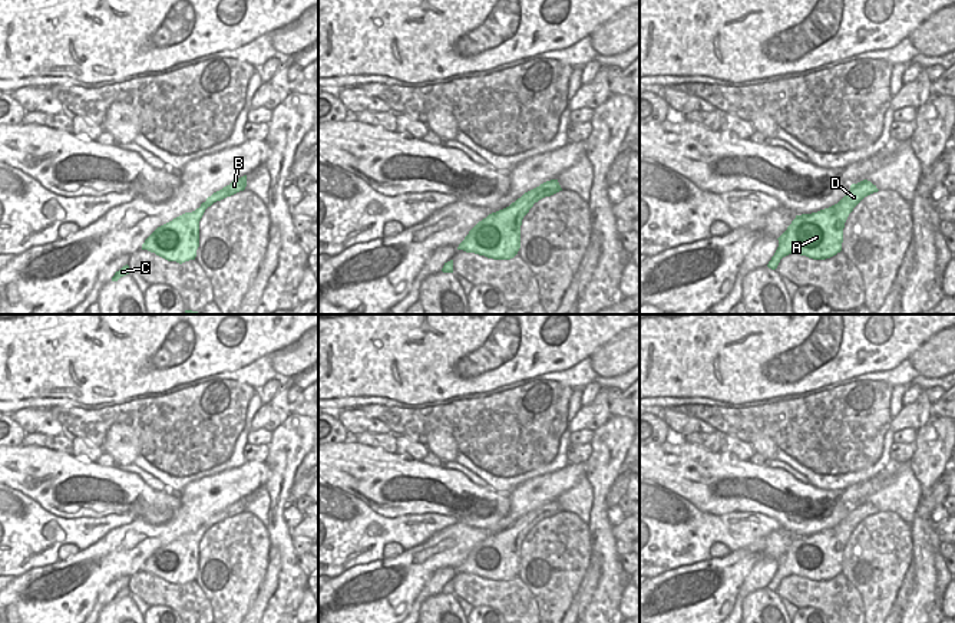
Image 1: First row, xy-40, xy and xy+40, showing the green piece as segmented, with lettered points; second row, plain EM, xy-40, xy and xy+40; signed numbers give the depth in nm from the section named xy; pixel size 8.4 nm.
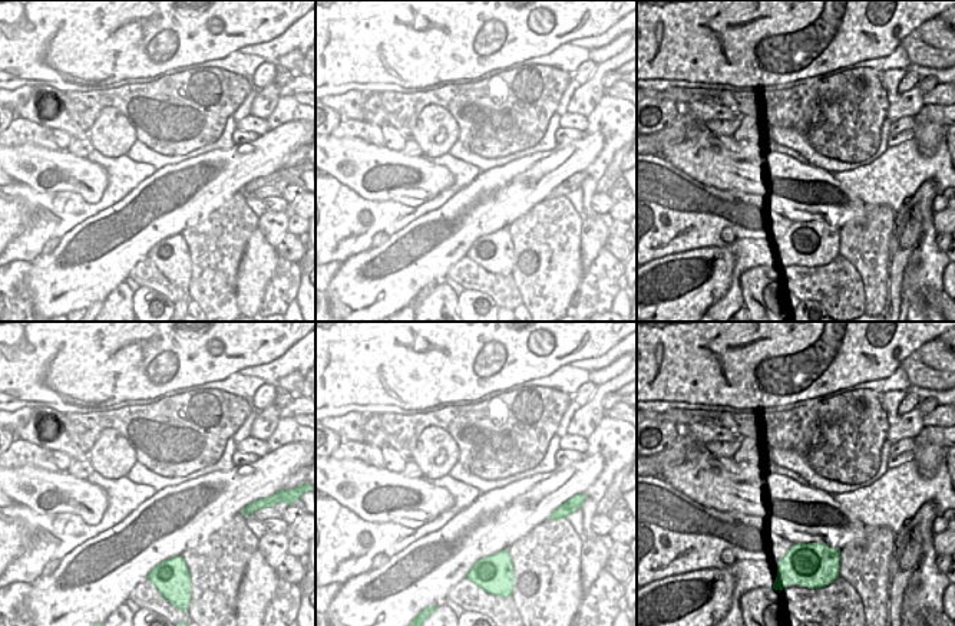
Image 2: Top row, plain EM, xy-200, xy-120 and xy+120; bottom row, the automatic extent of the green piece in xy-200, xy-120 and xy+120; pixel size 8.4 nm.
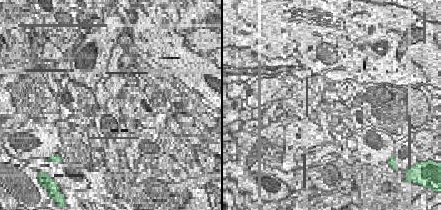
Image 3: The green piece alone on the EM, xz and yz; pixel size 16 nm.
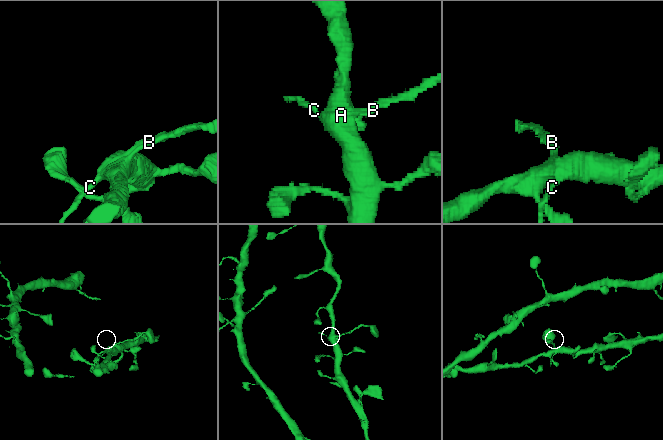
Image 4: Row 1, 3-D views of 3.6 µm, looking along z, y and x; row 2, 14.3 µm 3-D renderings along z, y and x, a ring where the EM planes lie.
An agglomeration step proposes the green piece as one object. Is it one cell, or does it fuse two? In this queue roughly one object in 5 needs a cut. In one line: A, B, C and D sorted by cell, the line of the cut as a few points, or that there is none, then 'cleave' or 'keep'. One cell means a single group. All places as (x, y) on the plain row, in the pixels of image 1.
A B C D | no cut | keep

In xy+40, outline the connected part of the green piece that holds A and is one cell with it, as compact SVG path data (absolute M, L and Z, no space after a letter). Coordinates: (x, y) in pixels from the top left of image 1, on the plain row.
M870 502L852 505L849 514L835 527L812 535L796 537L777 560L779 568L767 589L776 591L789 576L826 581L842 573L843 550L849 535L868 517L879 511Z

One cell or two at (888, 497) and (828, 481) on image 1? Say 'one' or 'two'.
two

